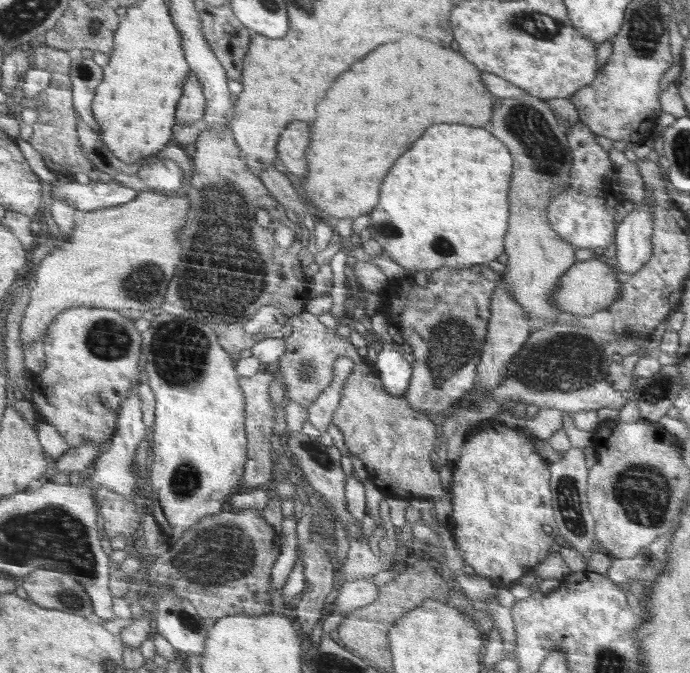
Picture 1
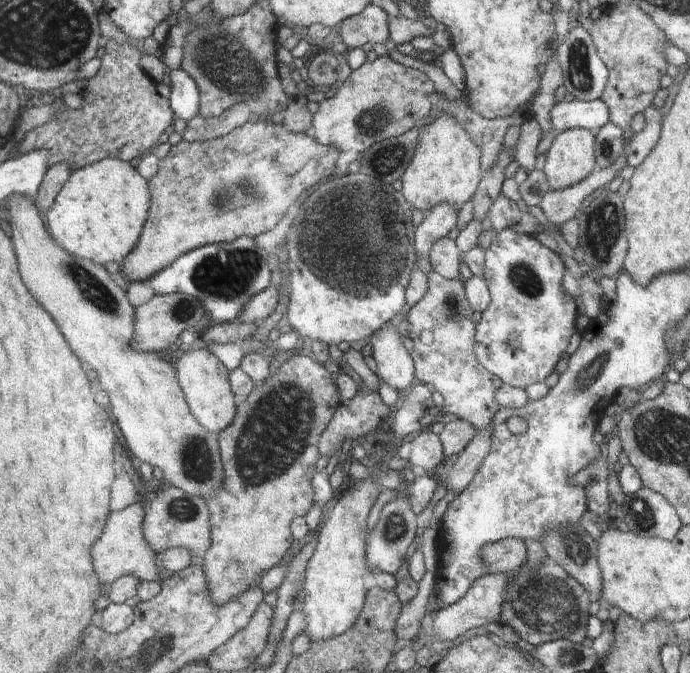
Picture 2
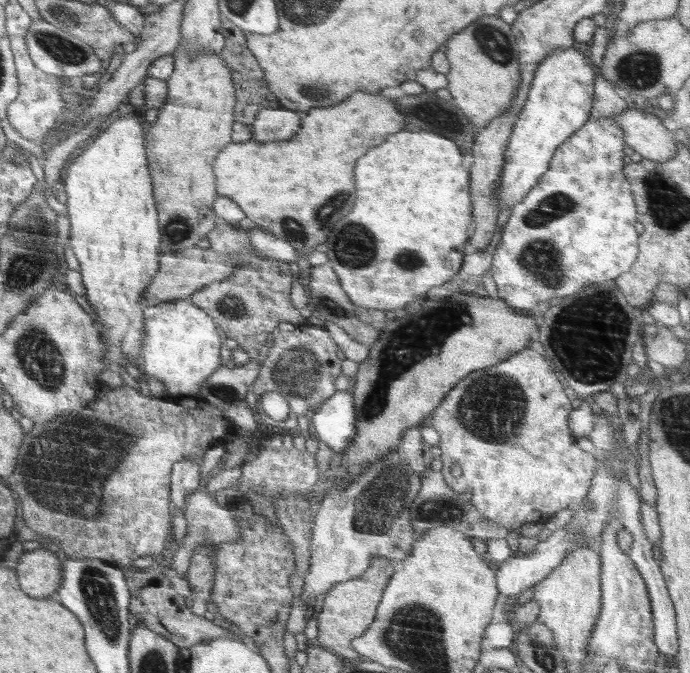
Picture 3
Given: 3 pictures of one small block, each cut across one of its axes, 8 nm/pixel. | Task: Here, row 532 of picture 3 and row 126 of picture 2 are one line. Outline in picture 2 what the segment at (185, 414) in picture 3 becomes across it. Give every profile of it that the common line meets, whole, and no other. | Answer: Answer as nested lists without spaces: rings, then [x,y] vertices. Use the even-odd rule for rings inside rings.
[[[126,38],[123,44],[112,39],[105,40],[105,56],[112,58],[116,64],[108,68],[103,58],[96,76],[86,81],[81,94],[84,100],[82,108],[71,110],[65,106],[67,110],[58,114],[56,120],[27,132],[20,143],[14,144],[14,155],[46,149],[50,152],[49,166],[68,161],[71,169],[76,170],[106,157],[116,157],[128,163],[146,154],[138,150],[152,148],[164,130],[172,124],[175,114],[168,106],[168,98],[162,100],[162,96],[156,92],[154,81],[144,76],[139,63],[140,52],[132,43],[134,40],[130,38]],[[102,72],[106,72],[106,76]]]

